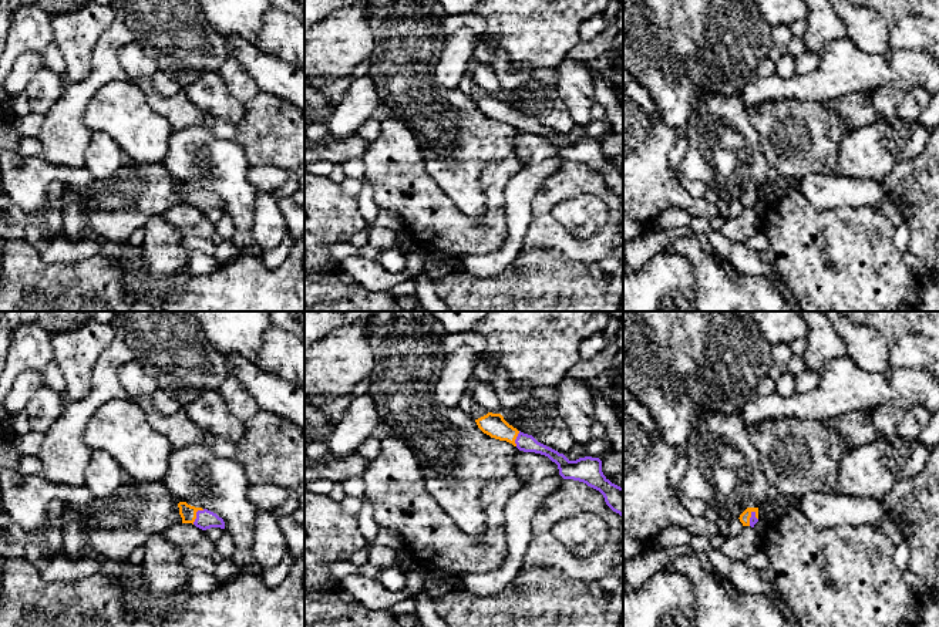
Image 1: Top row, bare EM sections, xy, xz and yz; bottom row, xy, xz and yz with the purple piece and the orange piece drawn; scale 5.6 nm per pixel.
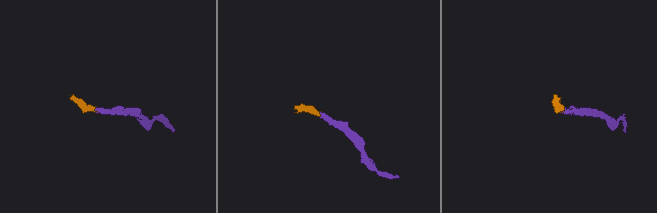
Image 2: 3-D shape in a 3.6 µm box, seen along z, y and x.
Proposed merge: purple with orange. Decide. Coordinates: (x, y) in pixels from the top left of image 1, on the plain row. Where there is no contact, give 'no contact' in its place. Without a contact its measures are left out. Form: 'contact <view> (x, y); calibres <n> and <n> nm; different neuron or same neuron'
contact xy (197, 196); calibres 110 and 90 nm; same neuron

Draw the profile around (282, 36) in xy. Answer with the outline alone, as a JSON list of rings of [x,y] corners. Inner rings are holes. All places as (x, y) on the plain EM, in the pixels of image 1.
[[[275,6],[263,17],[256,45],[262,51],[304,70],[304,23]]]

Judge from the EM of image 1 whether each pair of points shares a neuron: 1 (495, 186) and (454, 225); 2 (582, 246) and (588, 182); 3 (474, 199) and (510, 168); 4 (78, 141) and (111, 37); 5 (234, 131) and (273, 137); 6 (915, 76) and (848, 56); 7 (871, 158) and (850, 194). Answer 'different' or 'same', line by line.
1: same
2: same
3: different
4: same
5: same
6: same
7: different

